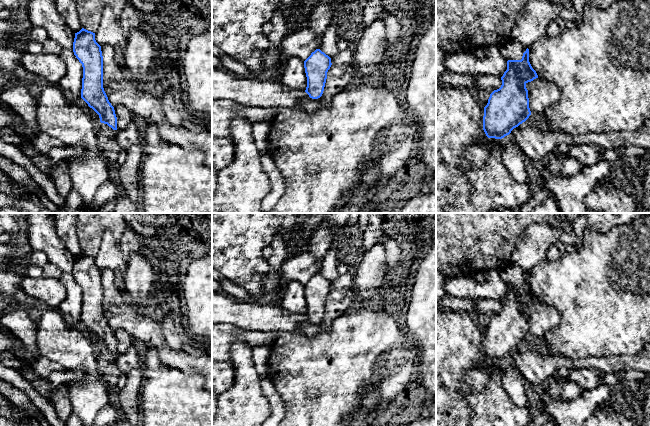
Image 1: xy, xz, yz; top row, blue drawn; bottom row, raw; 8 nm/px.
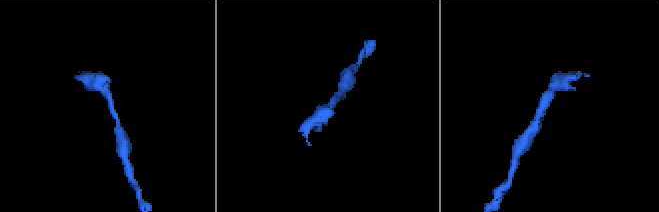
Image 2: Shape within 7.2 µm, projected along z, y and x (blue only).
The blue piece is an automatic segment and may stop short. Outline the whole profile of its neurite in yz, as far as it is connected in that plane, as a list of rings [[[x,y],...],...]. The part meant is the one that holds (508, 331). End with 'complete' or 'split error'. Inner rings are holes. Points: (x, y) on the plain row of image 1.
[[[529,273],[523,277],[521,284],[508,284],[507,294],[501,301],[502,309],[494,314],[484,331],[483,354],[488,362],[502,363],[525,346],[531,339],[526,308],[538,302],[529,286]]] | complete

